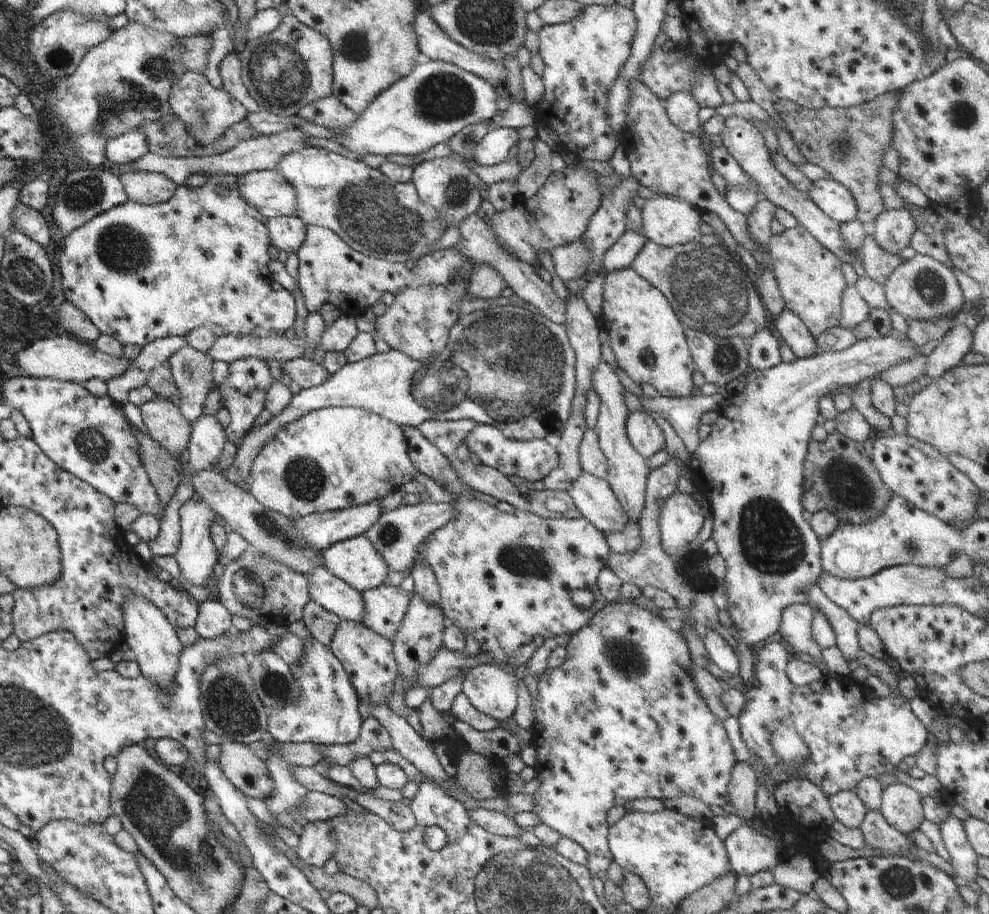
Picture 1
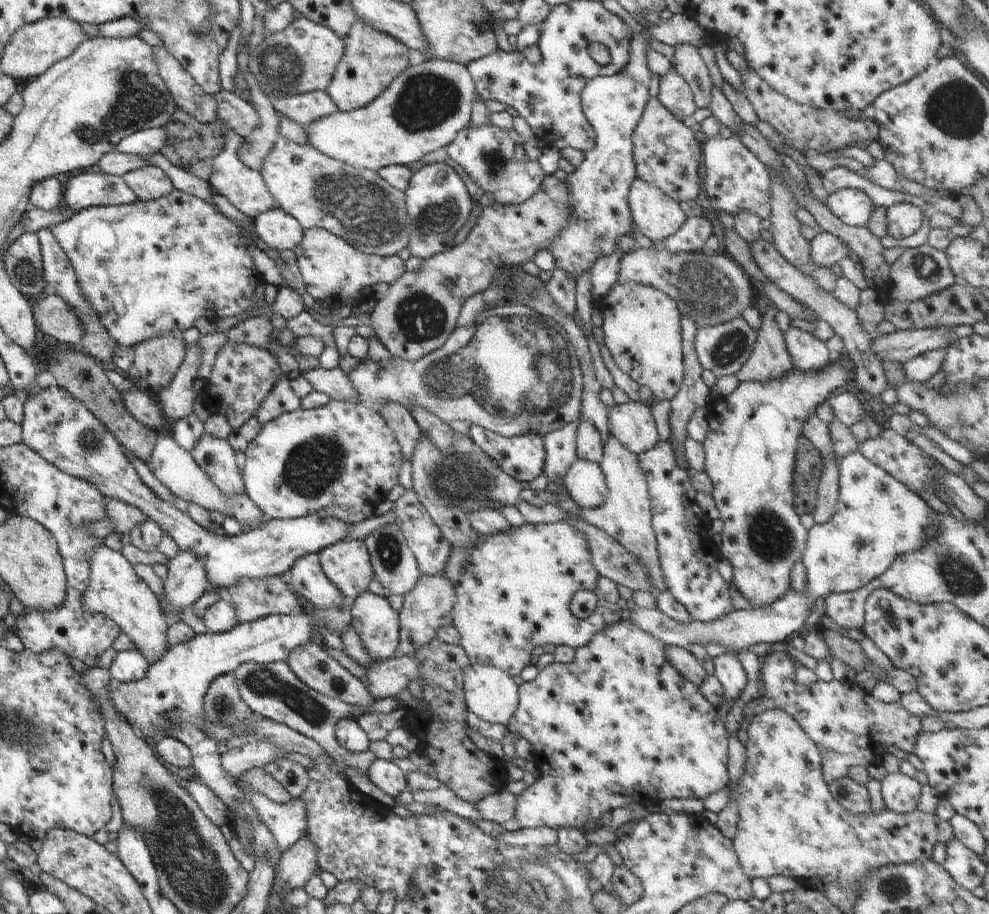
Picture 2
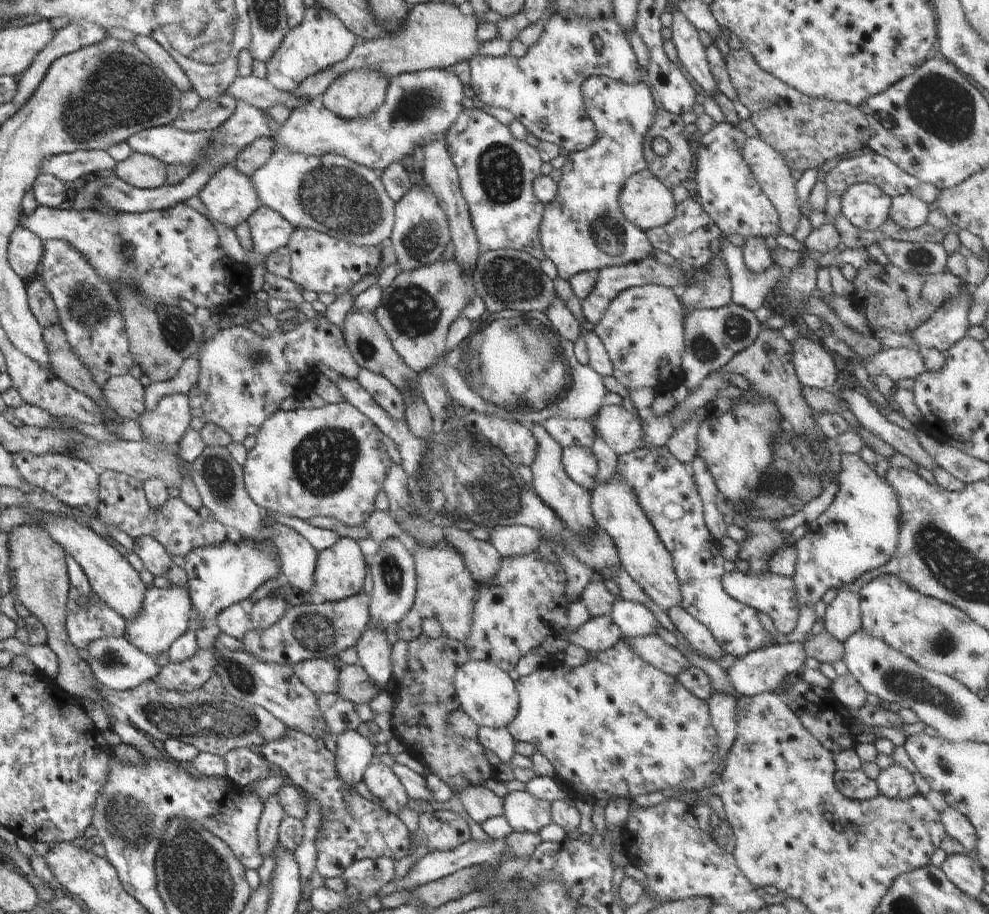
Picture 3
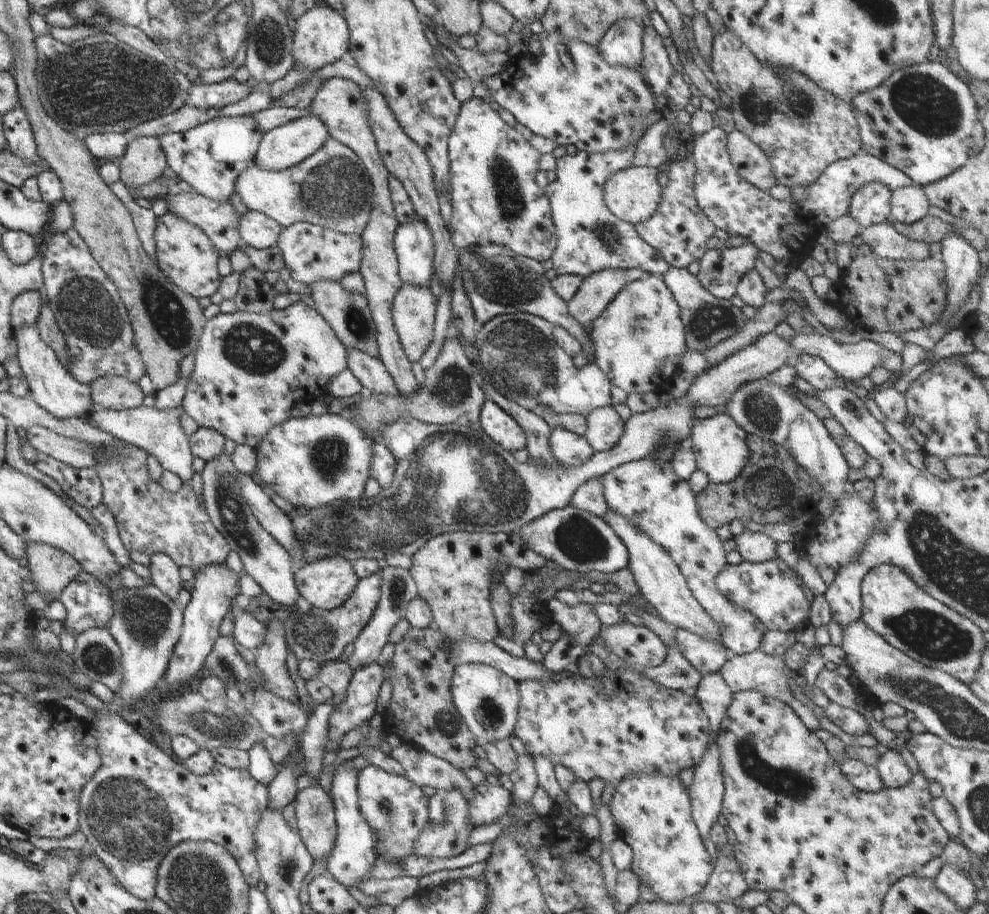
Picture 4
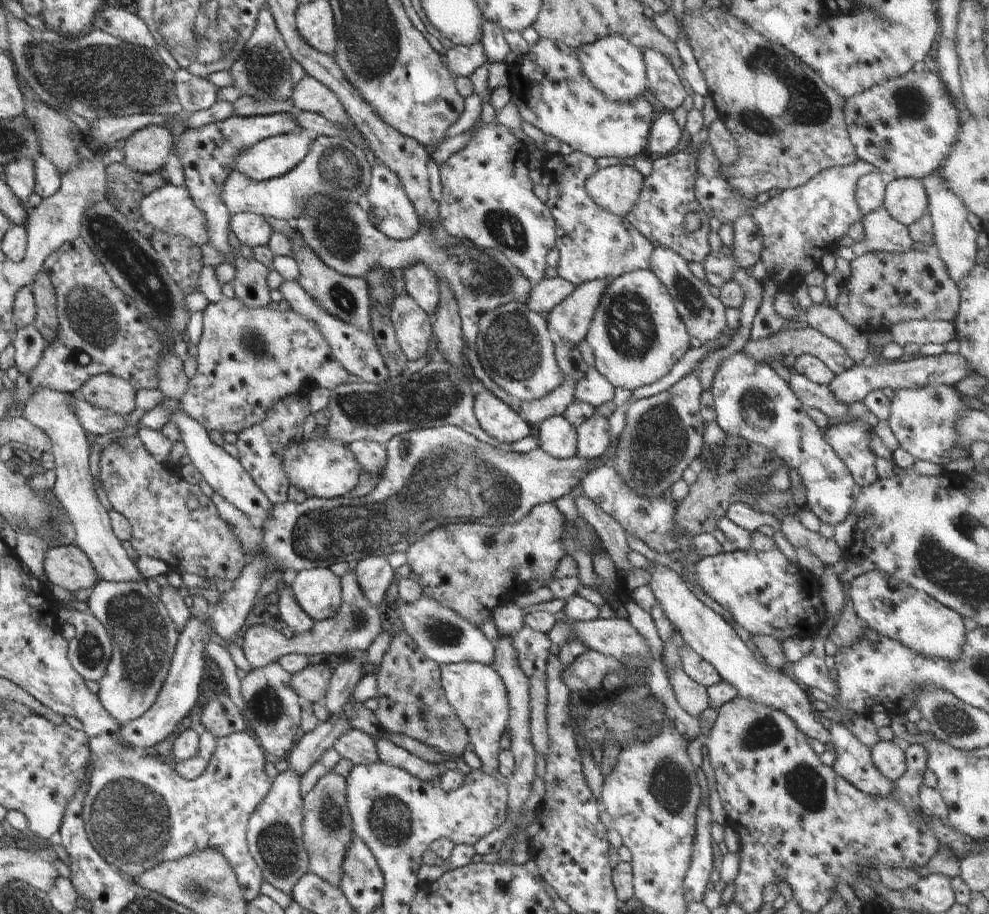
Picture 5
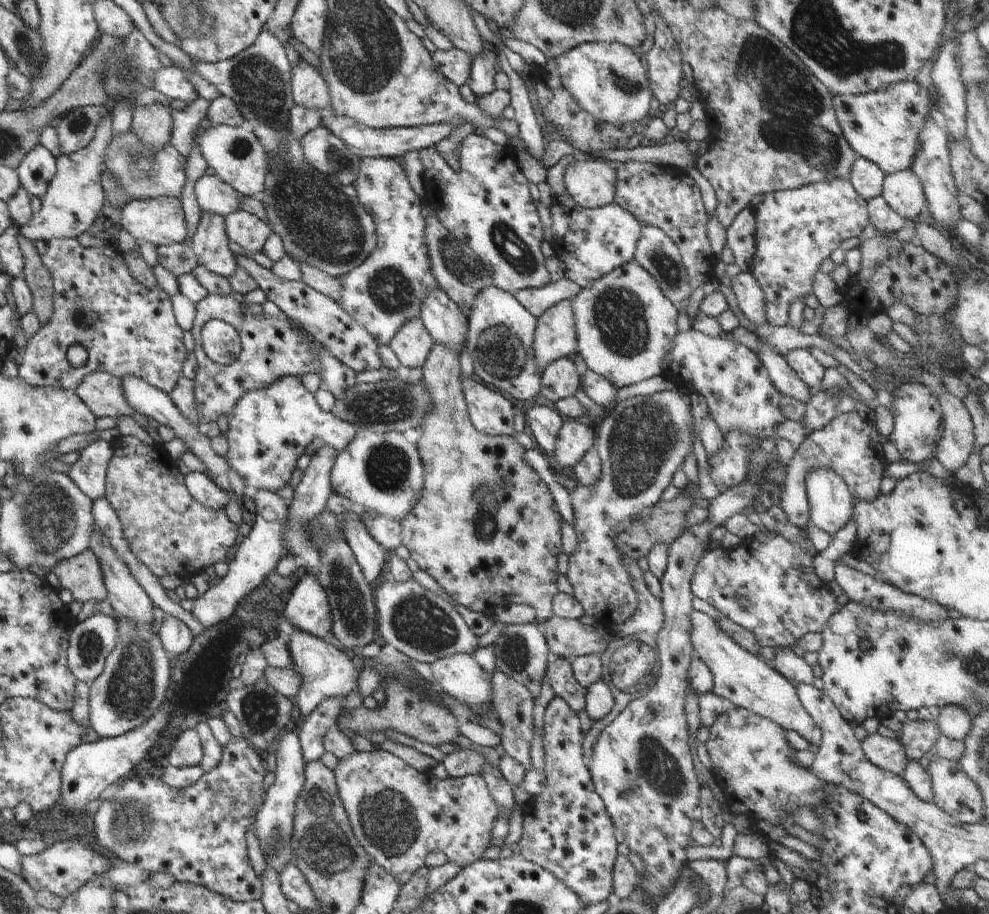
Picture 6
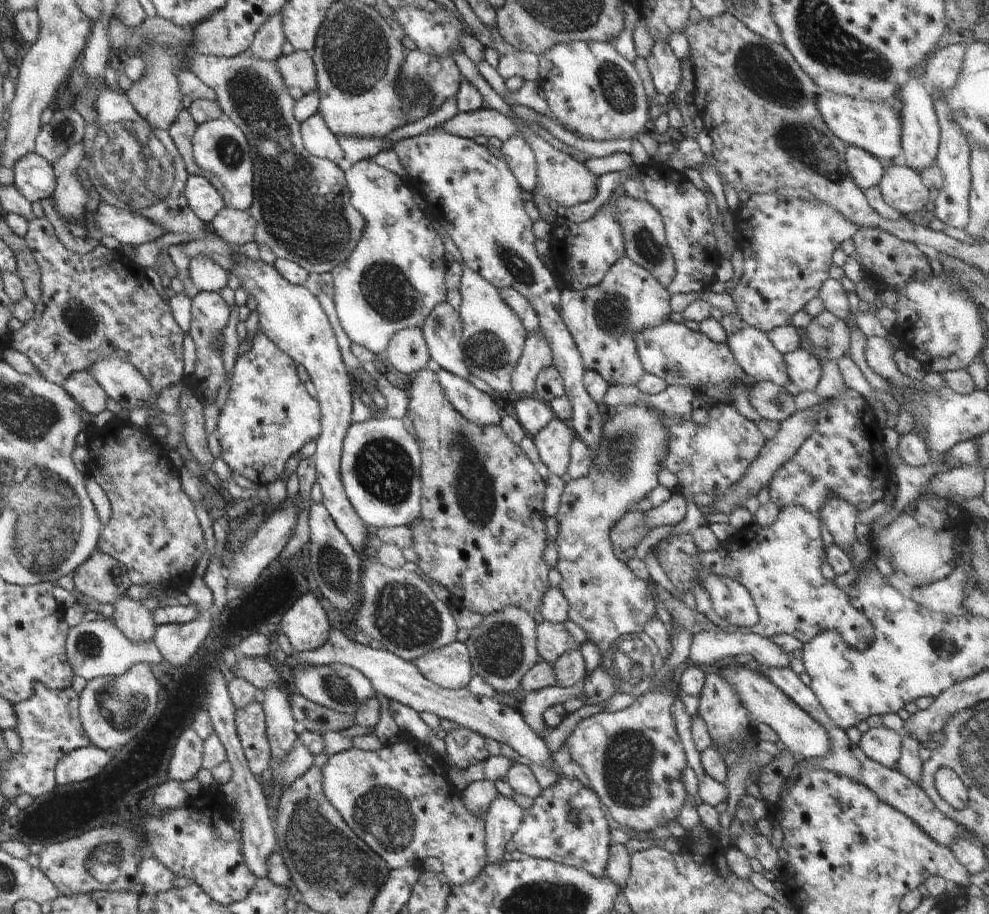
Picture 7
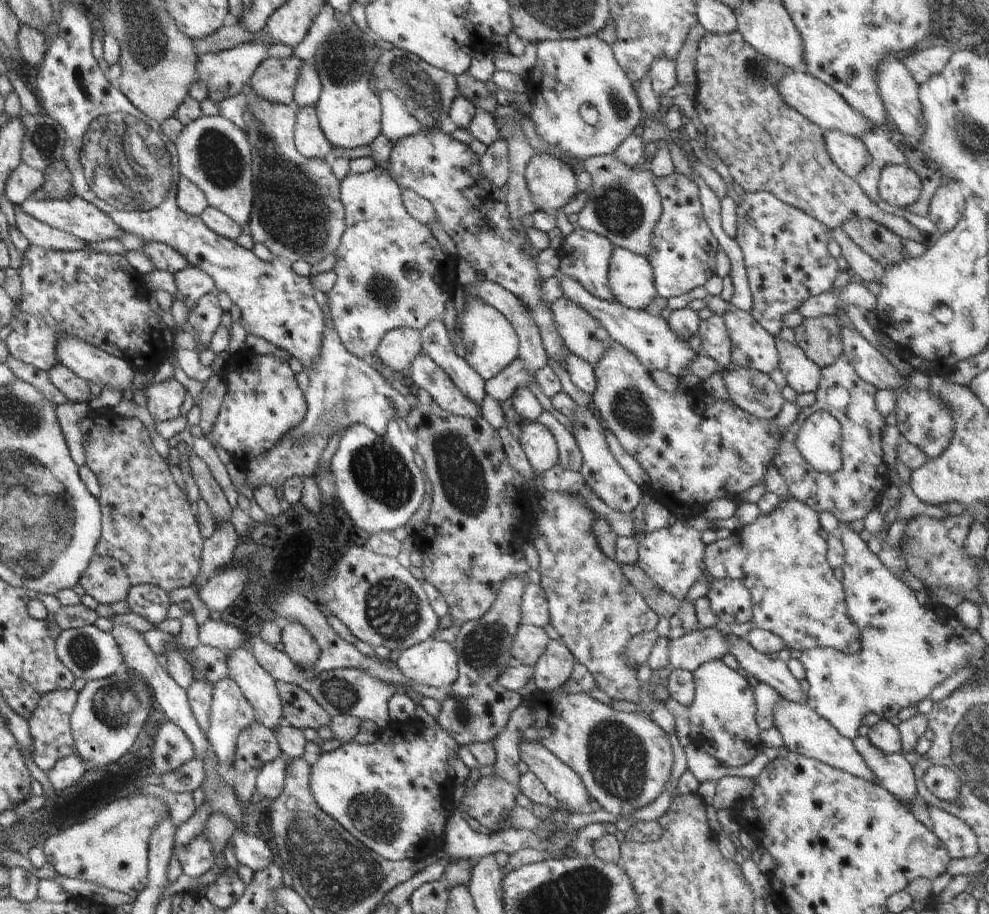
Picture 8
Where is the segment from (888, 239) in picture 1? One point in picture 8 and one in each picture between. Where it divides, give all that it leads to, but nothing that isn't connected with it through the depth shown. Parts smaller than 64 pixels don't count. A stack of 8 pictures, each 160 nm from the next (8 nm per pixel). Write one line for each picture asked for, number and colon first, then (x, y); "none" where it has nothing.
2: (903, 219)
3: (909, 212)
4: (908, 204)
5: (905, 199)
6: (903, 191)
7: (902, 188)
8: (899, 185)

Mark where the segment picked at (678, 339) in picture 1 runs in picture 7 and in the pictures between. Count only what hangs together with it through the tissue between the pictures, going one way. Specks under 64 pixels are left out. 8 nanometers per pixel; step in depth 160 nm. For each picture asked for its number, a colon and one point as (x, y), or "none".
2: (642, 326)
3: (642, 331)
4: (639, 341)
5: (637, 335)
6: (625, 326)
7: (603, 320)

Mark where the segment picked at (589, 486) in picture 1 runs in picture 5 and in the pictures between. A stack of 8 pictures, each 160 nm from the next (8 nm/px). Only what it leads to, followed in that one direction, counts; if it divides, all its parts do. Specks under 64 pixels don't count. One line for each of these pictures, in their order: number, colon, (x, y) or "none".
2: (584, 480)
3: (579, 462)
4: (570, 449)
5: (557, 437)

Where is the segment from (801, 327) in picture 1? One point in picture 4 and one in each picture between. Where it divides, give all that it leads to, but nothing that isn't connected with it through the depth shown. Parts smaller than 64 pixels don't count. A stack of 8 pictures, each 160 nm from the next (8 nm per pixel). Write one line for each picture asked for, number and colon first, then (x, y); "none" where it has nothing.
2: (808, 353)
3: (814, 366)
4: (815, 371)

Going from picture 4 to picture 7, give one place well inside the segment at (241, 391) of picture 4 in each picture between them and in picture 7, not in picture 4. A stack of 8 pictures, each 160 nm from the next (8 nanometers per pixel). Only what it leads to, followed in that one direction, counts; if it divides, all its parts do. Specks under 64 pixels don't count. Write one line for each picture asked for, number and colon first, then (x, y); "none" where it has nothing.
5: (248, 359)
6: (272, 347)
7: (210, 312)

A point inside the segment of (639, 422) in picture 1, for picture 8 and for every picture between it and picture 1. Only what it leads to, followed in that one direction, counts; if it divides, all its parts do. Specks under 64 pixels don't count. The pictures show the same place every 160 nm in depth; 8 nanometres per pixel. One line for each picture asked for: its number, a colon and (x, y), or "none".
2: (632, 424)
3: (620, 429)
4: (604, 426)
5: (593, 436)
6: (575, 438)
7: (553, 442)
8: (539, 444)

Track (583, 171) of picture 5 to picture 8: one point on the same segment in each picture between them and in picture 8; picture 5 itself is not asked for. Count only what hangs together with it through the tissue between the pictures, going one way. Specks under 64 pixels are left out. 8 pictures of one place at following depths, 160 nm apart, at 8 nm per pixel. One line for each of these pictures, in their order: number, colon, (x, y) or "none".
6: (591, 242)
7: (582, 253)
8: (584, 255)

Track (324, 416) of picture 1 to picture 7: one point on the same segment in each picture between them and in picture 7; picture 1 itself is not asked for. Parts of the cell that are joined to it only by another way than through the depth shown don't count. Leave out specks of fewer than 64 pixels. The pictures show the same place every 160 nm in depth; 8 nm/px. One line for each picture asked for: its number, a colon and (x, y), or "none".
2: (341, 460)
3: (331, 462)
4: (317, 461)
5: (325, 467)
6: (383, 472)
7: (380, 468)

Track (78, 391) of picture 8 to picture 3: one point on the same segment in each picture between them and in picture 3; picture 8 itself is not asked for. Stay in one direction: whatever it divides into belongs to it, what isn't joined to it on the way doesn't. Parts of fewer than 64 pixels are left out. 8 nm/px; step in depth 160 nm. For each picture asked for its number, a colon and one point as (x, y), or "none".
3: (125, 395)
4: (117, 393)
5: (104, 391)
6: (102, 393)
7: (84, 389)

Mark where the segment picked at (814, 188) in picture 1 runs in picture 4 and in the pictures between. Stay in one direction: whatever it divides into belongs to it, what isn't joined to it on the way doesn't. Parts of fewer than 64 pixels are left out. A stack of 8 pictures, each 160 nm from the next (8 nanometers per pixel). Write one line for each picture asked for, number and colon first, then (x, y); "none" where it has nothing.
2: (853, 207)
3: (864, 205)
4: (870, 204)

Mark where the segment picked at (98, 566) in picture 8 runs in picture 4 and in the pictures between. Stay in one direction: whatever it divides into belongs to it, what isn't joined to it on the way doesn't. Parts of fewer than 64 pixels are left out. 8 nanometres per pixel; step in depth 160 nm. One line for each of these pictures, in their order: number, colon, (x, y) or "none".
4: (52, 569)
5: (68, 567)
6: (80, 576)
7: (102, 577)

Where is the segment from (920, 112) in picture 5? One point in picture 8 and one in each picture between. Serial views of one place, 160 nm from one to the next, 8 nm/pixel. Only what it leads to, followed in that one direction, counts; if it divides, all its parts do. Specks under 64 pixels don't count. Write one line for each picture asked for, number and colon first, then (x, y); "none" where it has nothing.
6: (883, 126)
7: (875, 127)
8: (822, 105)

